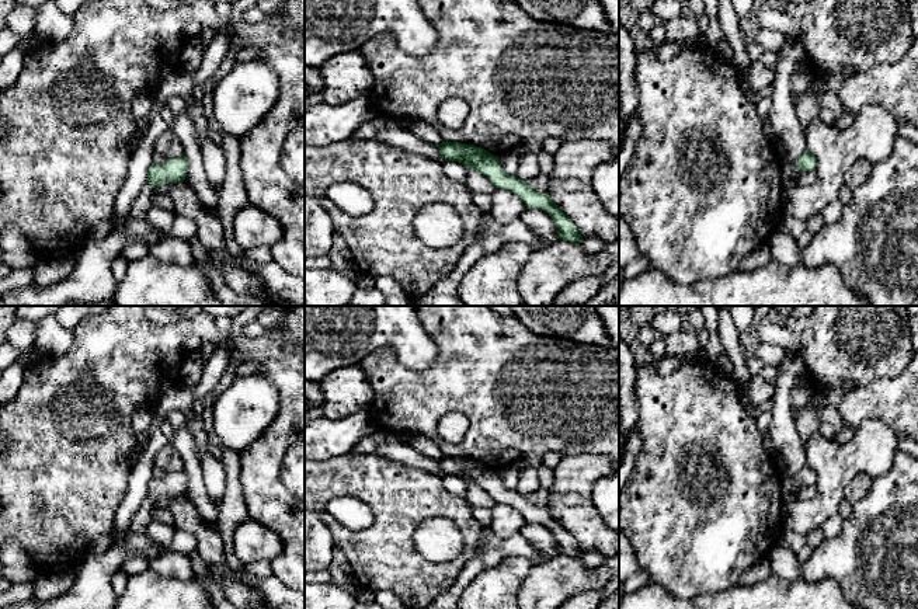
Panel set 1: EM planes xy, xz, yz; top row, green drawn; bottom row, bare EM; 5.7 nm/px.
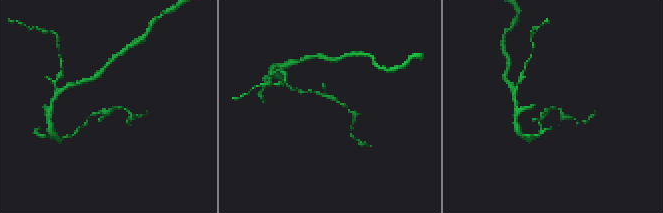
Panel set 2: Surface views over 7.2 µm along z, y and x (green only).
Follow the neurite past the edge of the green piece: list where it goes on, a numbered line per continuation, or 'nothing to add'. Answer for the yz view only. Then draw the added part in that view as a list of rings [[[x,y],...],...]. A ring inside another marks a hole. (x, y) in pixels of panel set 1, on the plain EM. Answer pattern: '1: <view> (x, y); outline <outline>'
nothing to add

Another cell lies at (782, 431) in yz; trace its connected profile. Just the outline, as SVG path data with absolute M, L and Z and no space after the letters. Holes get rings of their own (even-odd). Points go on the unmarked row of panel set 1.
M787 354L778 368L775 394L769 404L772 413L769 436L776 452L786 462L786 470L780 474L780 498L783 505L797 500L800 490L797 474L807 464L807 448L797 434L792 410L792 393L803 380L804 373L801 358L797 354Z

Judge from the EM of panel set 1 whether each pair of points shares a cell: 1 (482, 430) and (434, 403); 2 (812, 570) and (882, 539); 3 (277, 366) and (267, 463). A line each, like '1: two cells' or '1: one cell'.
1: one cell
2: one cell
3: one cell

